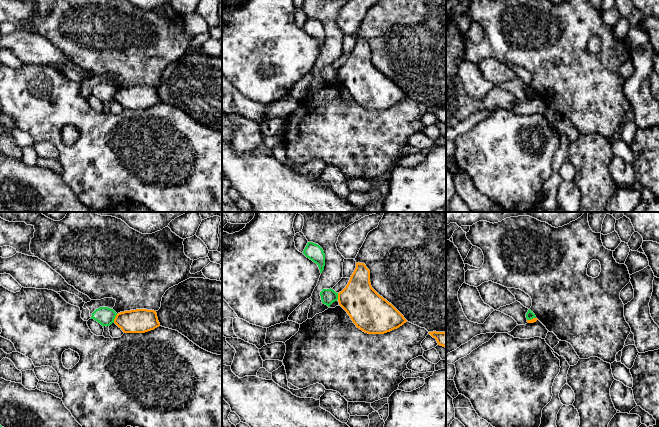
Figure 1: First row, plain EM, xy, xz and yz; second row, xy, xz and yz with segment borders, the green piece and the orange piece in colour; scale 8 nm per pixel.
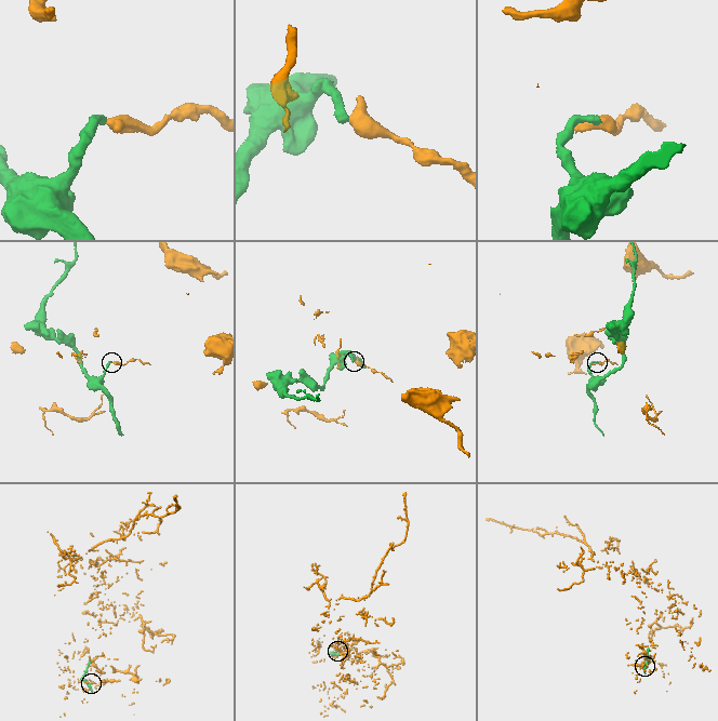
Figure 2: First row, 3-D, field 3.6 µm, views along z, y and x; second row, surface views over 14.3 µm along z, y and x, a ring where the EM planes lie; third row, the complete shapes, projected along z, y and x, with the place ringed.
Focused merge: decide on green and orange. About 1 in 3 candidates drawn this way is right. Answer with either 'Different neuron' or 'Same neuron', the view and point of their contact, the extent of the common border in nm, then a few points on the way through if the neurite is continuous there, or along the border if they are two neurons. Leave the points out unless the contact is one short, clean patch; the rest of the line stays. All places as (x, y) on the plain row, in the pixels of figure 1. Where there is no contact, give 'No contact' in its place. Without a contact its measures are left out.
Different neuron. Touches green at xy (114, 94). Shared border 80 nm. Boundary: xy (117, 90), (113, 98)

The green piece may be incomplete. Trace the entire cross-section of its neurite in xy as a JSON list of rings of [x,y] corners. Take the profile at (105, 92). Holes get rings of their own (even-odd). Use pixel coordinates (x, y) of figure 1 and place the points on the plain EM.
[[[100,83],[92,89],[91,95],[94,95],[104,103],[110,102],[114,99],[116,91],[117,89],[113,85],[108,83]]]

